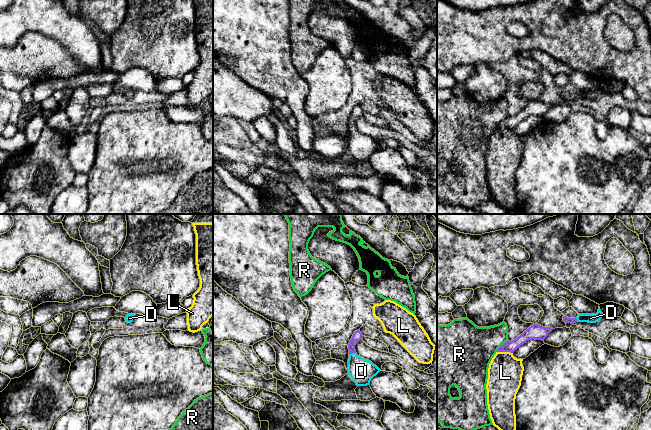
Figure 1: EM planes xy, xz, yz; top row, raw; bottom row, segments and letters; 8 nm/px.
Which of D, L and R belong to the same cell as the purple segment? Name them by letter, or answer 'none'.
D

